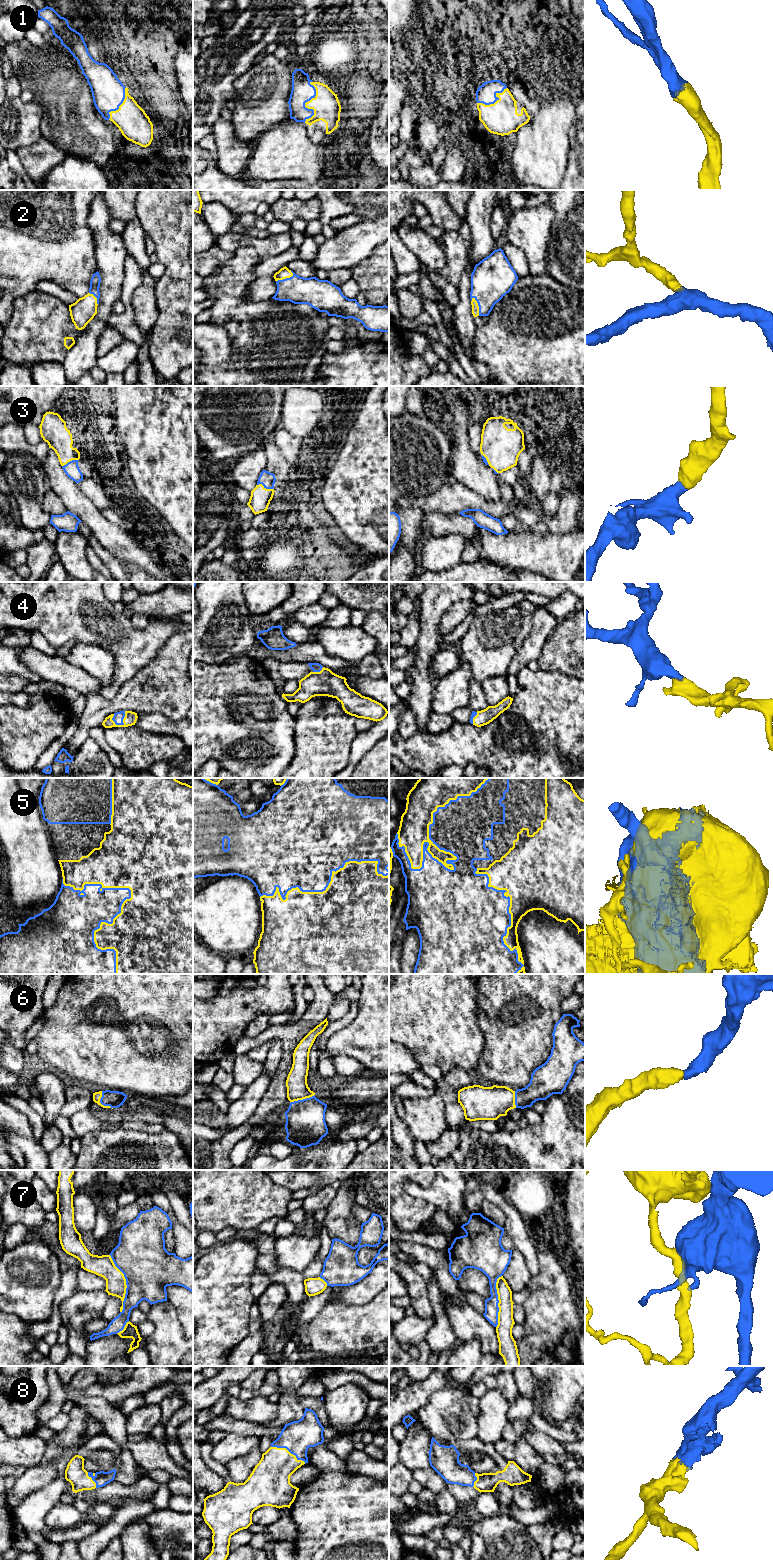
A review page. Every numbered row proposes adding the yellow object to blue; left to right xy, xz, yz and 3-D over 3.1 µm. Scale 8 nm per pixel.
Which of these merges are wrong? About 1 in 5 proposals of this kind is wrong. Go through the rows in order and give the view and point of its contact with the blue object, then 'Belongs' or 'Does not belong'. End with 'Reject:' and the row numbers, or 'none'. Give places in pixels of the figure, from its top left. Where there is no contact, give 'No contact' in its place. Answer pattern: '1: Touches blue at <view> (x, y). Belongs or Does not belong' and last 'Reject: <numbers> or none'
1: Touches blue at xz (305, 102). Belongs
2: Touches blue at yz (478, 305). Belongs
3: Touches blue at xz (265, 487). Belongs
4: Touches blue at xy (122, 721). Belongs
5: Touches blue at yz (447, 851). Does not belong
6: Touches blue at xy (101, 1103). Belongs
7: Touches blue at xy (126, 1283). Does not belong
8: Touches blue at xz (288, 1450). Belongs
Reject: 5, 7

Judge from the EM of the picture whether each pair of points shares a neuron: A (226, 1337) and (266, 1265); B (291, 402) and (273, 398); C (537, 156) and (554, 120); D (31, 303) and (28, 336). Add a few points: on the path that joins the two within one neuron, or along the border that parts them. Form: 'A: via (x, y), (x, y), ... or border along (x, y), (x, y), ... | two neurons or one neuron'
A: border along (255, 1246), (258, 1252), (257, 1269) | two neurons
B: border along (284, 396), (279, 421) | two neurons
C: via (542, 147), (548, 129) | one neuron
D: via (31, 311), (31, 328) | one neuron

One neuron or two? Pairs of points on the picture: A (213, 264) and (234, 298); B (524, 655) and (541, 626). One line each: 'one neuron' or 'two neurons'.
A: two neurons
B: one neuron

